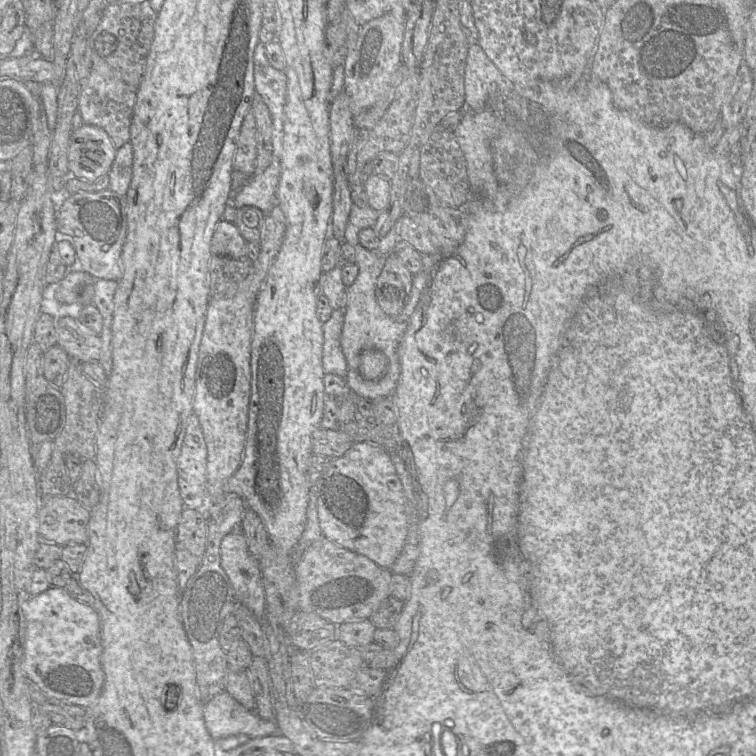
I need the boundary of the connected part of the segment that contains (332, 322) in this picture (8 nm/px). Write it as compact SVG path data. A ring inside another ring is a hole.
M334 309L330 319L322 324L322 365L325 374L333 373L345 378L348 366L340 344L343 322L344 310Z

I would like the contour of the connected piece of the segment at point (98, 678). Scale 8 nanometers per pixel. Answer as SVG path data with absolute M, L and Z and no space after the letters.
M50 586L27 599L24 616L26 632L22 670L27 680L37 684L48 699L91 707L99 698L104 684L97 611L92 605L72 597L65 588Z

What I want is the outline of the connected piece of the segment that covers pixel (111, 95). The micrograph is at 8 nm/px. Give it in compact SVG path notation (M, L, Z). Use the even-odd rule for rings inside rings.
M118 71L91 72L82 82L78 111L83 123L102 128L110 137L113 146L118 149L130 141L130 126L137 98L138 88L127 85Z

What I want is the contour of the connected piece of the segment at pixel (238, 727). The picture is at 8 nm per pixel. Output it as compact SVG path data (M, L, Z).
M225 690L204 705L203 718L214 741L232 735L246 735L251 739L280 734L275 721L264 720L255 711L245 709Z

